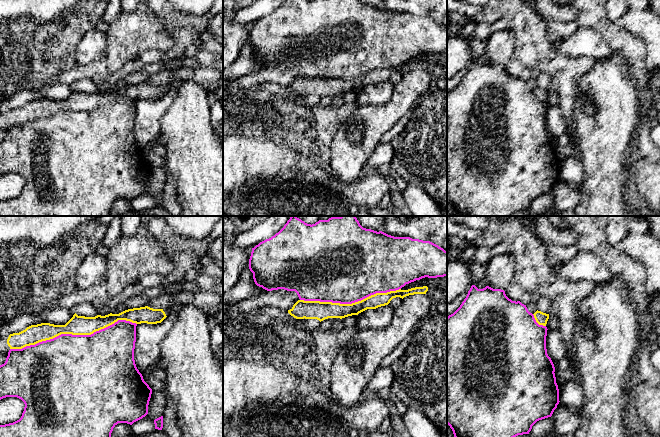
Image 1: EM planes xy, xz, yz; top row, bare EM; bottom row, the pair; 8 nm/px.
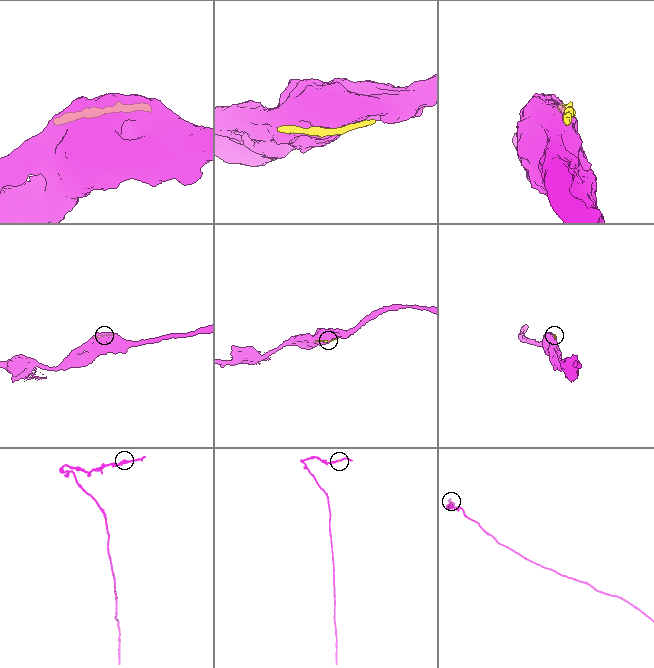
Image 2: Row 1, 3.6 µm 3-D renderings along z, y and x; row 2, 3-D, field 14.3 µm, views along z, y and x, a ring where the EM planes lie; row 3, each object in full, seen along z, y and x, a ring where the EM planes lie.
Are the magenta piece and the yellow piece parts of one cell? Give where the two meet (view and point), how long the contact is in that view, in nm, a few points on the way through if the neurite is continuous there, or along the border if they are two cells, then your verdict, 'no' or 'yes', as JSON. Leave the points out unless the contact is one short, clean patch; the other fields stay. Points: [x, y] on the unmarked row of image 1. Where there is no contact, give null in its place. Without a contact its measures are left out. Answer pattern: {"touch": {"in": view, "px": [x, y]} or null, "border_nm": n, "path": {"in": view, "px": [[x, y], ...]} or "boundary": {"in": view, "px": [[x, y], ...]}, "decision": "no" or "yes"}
{"touch": {"in": "xy", "px": [73, 111]}, "border_nm": 1050, "decision": "no"}

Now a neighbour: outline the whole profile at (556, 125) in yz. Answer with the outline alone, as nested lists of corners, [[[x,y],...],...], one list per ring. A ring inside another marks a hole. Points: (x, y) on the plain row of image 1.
[[[547,106],[546,125],[553,140],[567,133],[566,121],[559,106]]]

